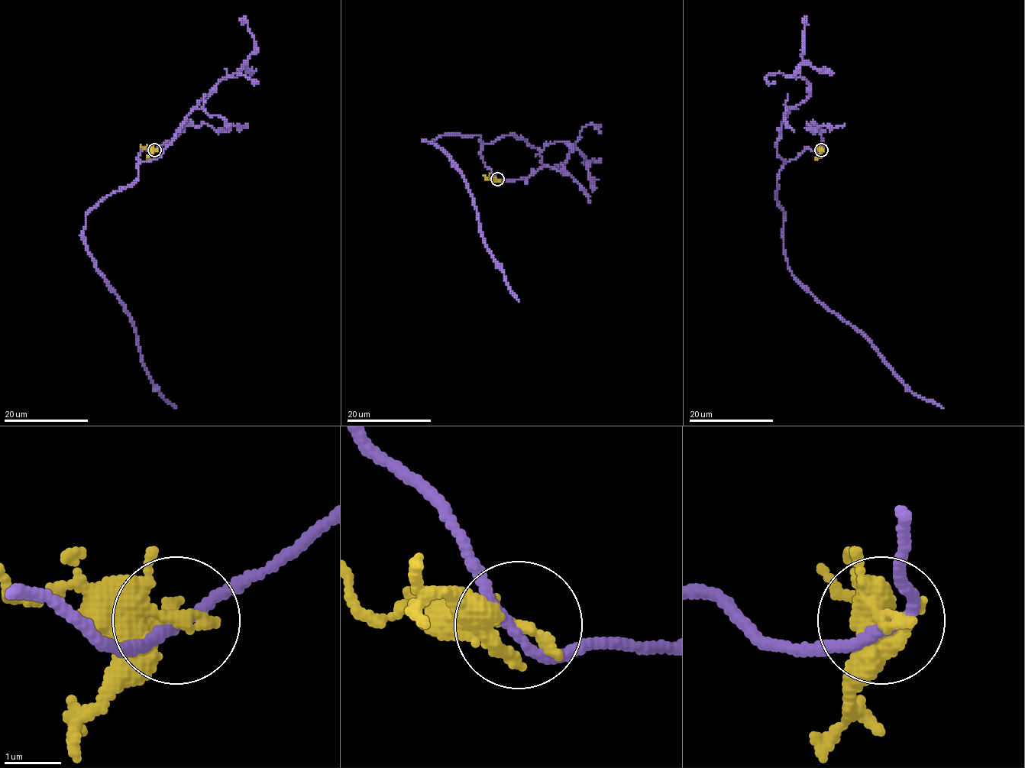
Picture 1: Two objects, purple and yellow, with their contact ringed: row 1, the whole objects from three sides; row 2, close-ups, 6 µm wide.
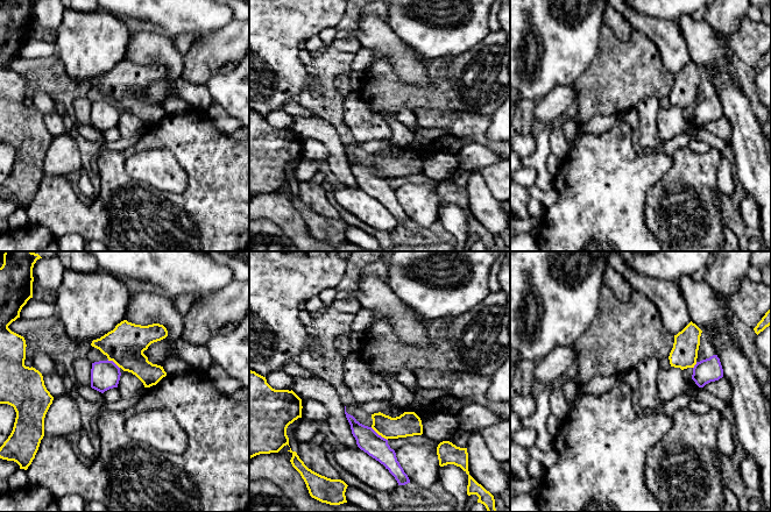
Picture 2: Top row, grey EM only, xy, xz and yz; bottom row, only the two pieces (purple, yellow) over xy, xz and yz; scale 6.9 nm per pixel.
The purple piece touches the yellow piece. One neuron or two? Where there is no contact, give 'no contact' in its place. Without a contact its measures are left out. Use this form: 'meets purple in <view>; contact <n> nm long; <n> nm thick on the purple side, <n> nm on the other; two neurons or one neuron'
meets purple in xz; contact 150 nm long; 160 nm thick on the purple side, 170 nm on the other; two neurons

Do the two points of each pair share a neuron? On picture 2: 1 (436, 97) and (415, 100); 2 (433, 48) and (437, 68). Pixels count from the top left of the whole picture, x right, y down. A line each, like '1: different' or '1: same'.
1: same
2: different

